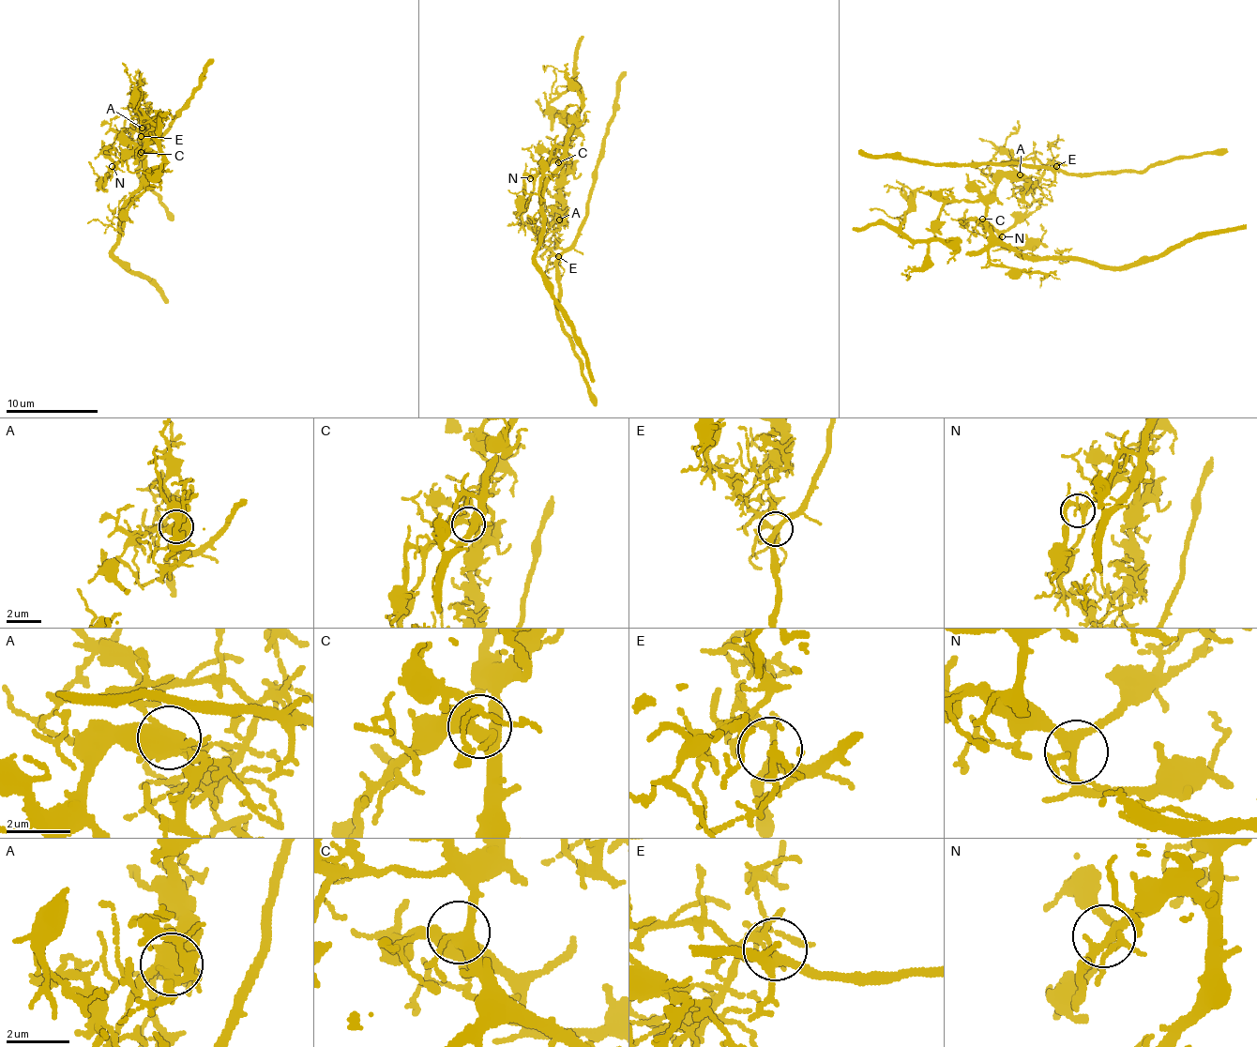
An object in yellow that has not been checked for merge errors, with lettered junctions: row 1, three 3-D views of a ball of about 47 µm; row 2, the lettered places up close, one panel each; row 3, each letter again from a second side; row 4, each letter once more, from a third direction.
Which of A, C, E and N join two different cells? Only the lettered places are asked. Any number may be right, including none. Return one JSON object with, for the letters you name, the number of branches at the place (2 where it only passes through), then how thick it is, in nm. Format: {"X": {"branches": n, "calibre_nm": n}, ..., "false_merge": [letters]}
{"A": {"branches": 5, "calibre_nm": 480}, "false_merge": ["A"]}

